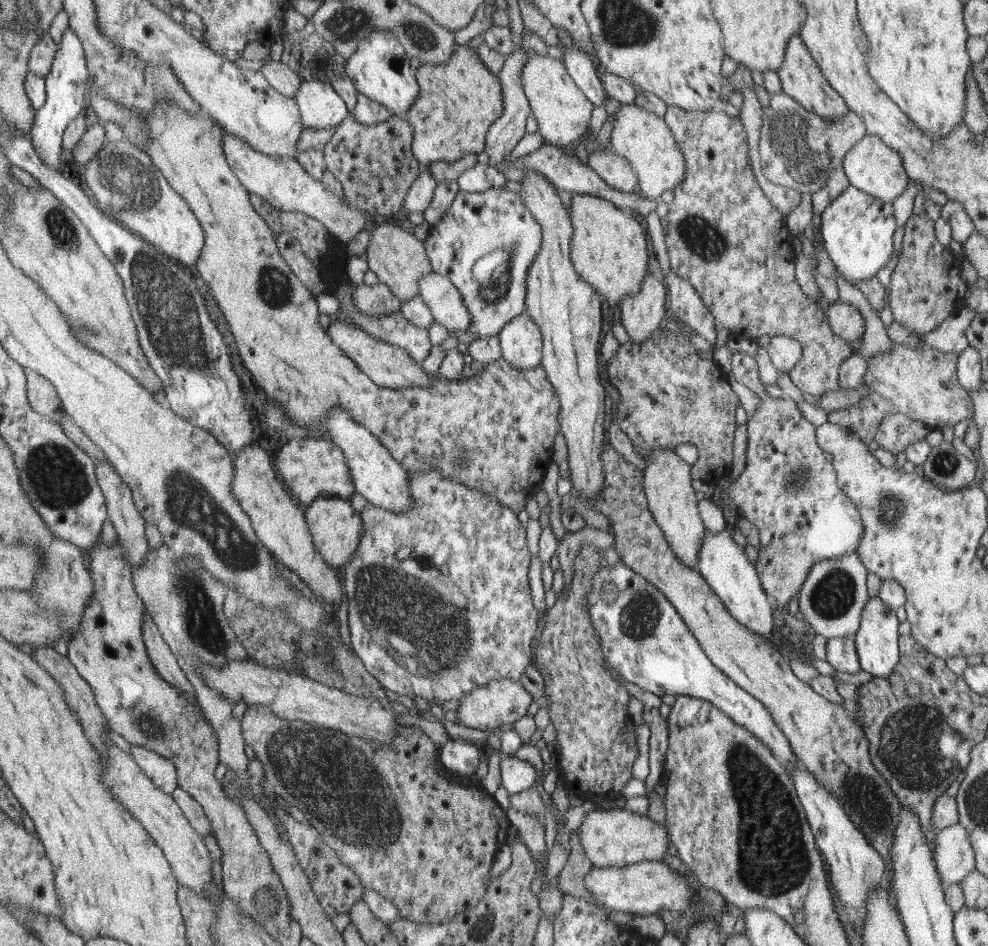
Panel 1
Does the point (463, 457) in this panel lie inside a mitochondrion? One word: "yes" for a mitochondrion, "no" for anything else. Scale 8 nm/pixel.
yes

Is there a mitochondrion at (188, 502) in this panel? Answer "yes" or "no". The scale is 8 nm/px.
yes

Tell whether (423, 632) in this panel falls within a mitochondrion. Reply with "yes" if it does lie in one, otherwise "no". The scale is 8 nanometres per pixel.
yes

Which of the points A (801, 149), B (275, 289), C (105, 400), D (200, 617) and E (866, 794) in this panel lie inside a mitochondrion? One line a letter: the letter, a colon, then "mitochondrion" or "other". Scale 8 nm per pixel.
A: mitochondrion
B: mitochondrion
C: other
D: mitochondrion
E: mitochondrion

